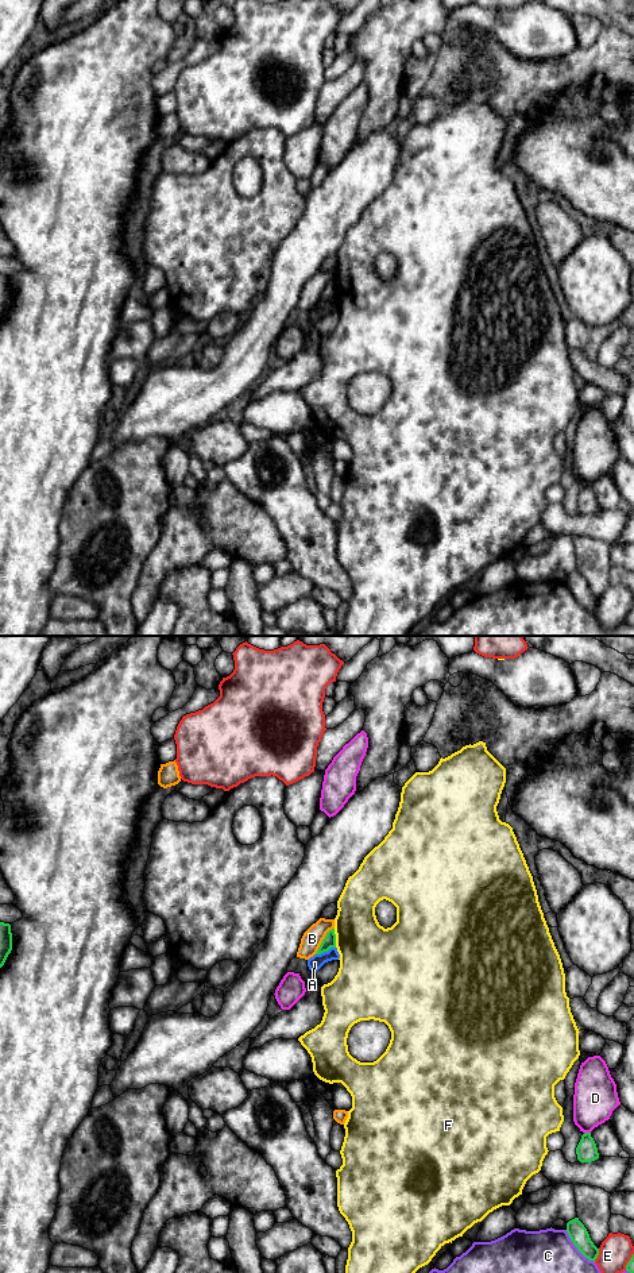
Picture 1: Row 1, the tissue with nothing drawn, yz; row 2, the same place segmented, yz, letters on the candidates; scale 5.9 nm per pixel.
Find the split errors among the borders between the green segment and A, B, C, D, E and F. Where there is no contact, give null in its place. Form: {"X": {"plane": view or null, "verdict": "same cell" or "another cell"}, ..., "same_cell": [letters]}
{"A": {"plane": "yz", "verdict": "another cell"}, "B": {"plane": "yz", "verdict": "another cell"}, "C": {"plane": "yz", "verdict": "another cell"}, "D": {"plane": "yz", "verdict": "another cell"}, "E": {"plane": "yz", "verdict": "another cell"}, "F": {"plane": "yz", "verdict": "another cell"}, "same_cell": []}

